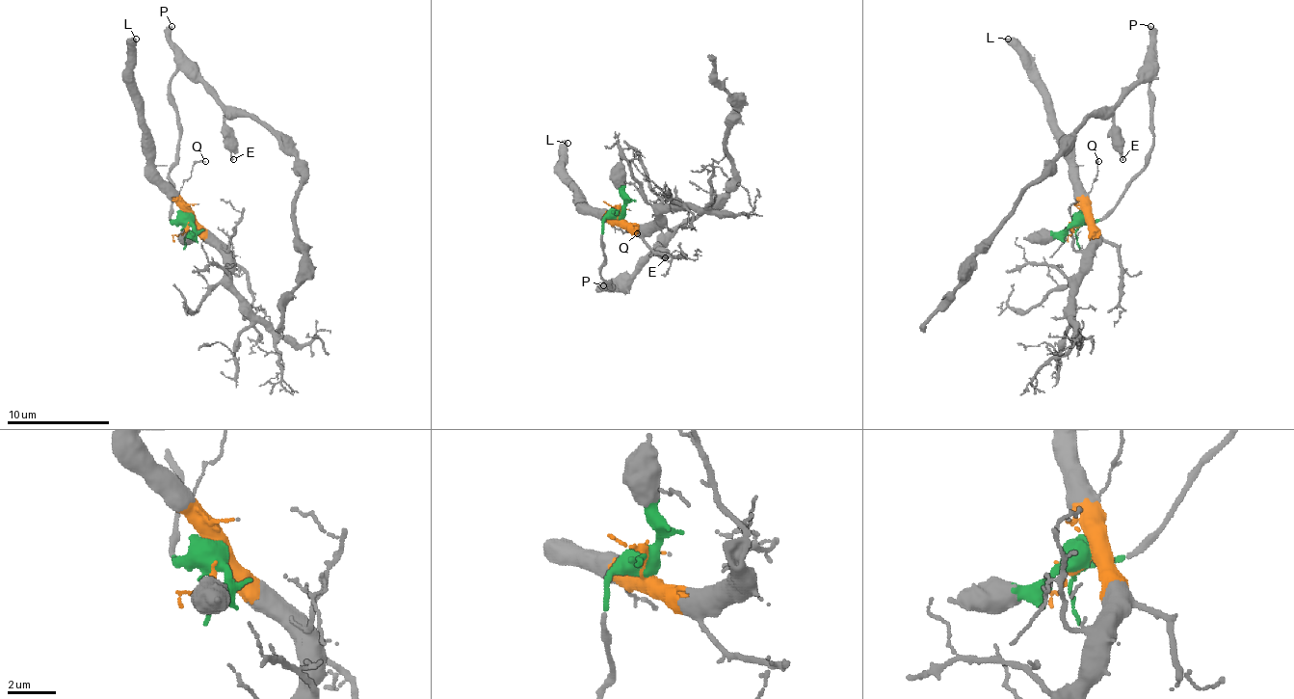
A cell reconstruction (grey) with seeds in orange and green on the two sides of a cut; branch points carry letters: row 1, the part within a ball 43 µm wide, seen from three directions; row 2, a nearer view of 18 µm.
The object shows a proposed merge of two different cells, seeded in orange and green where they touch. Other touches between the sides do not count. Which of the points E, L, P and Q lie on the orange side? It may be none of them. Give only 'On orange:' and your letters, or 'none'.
On orange: L, Q

